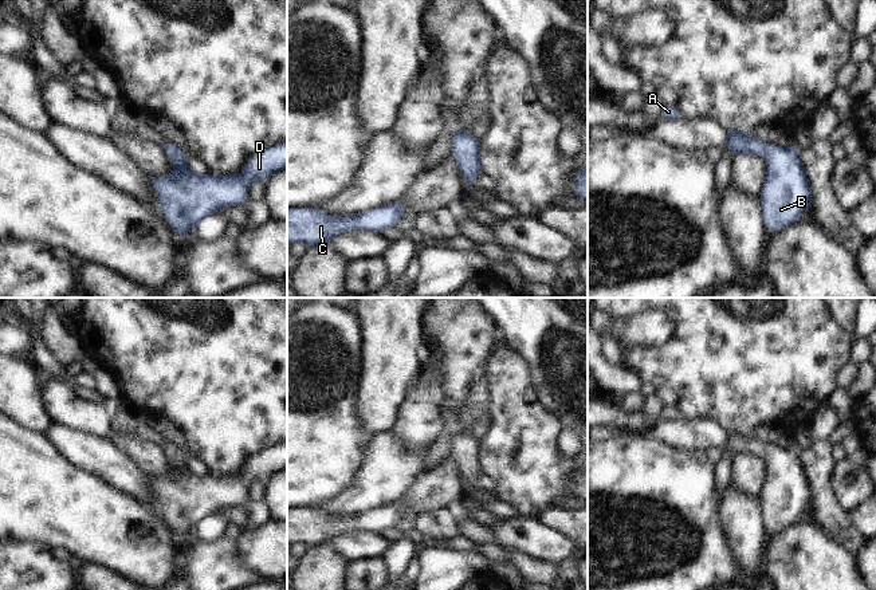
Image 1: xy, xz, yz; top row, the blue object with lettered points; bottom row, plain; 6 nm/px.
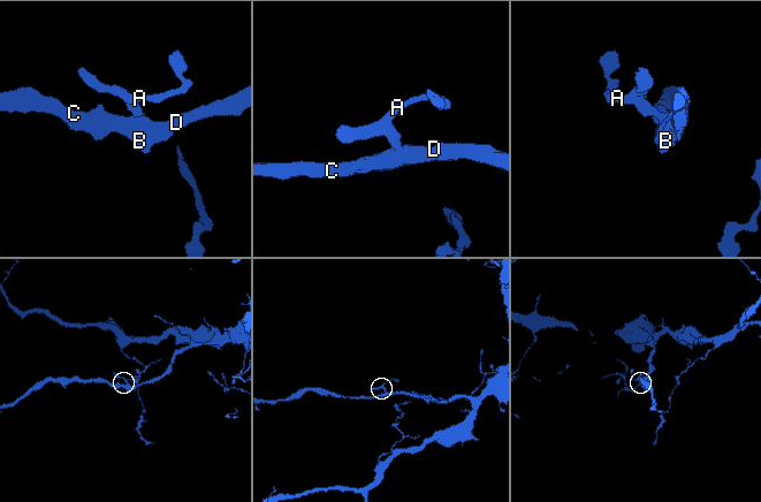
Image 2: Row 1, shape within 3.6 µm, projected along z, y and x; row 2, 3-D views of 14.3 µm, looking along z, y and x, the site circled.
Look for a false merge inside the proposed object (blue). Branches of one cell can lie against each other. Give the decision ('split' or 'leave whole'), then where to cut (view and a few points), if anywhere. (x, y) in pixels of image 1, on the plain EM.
leave whole; cut none

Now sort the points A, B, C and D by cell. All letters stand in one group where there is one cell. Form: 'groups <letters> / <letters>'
groups A B C D

